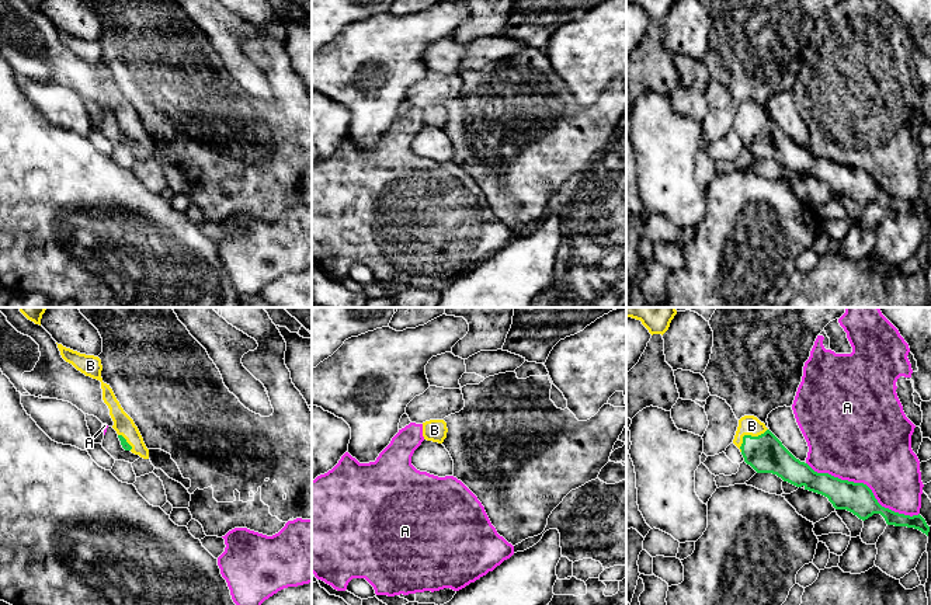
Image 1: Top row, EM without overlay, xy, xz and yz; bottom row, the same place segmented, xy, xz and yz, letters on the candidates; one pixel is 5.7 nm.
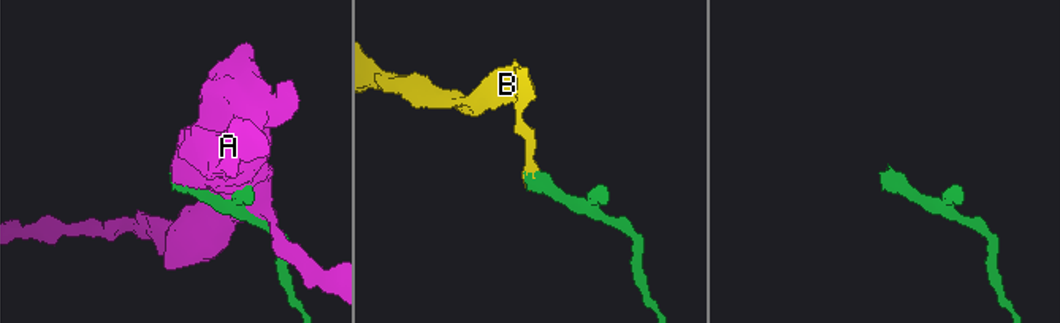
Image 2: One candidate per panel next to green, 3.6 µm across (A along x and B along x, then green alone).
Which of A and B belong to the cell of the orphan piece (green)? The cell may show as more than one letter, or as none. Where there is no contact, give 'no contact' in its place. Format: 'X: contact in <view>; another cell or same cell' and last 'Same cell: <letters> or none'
A: contact in yz; another cell
B: contact in yz; same cell
Same cell: B

